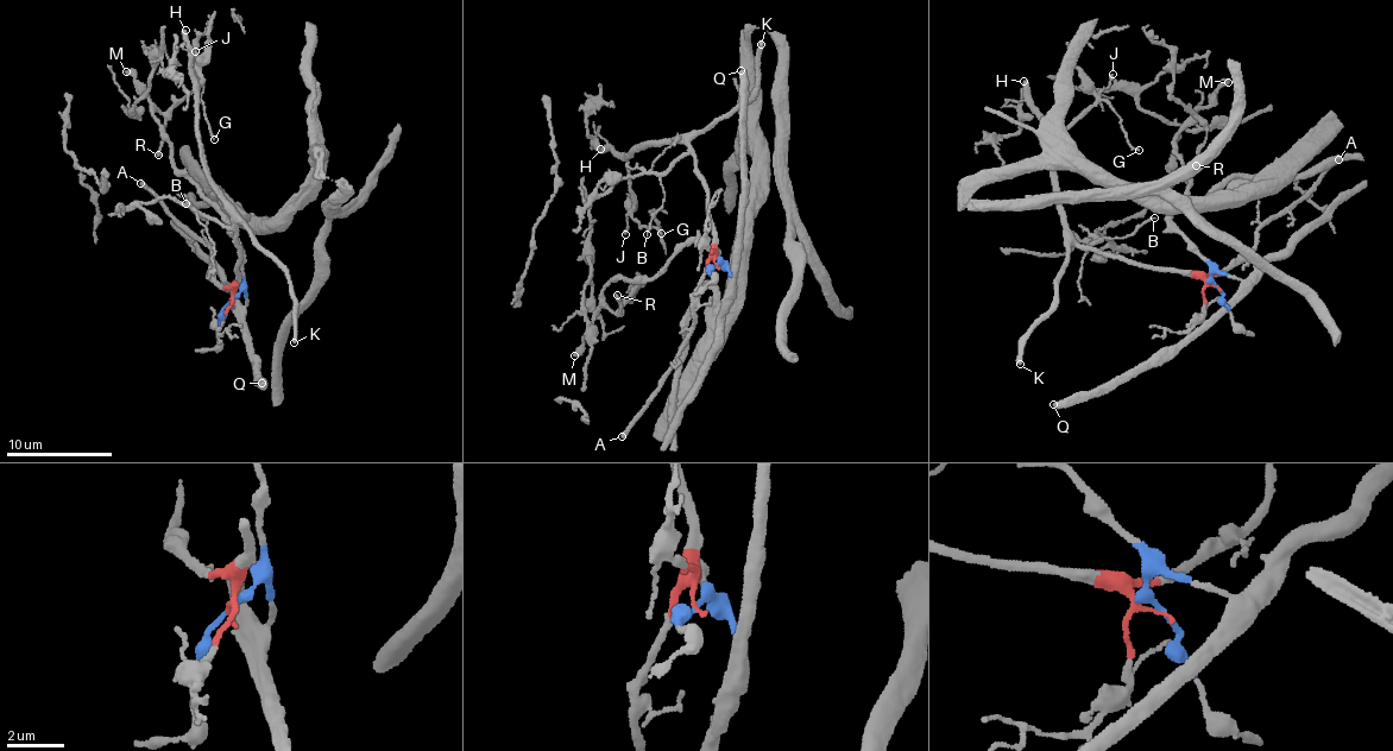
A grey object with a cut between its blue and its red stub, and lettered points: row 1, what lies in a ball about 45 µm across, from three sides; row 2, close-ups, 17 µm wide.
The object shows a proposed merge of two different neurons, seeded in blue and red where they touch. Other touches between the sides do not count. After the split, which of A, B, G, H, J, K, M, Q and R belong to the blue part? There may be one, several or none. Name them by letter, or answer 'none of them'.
M, Q, R

